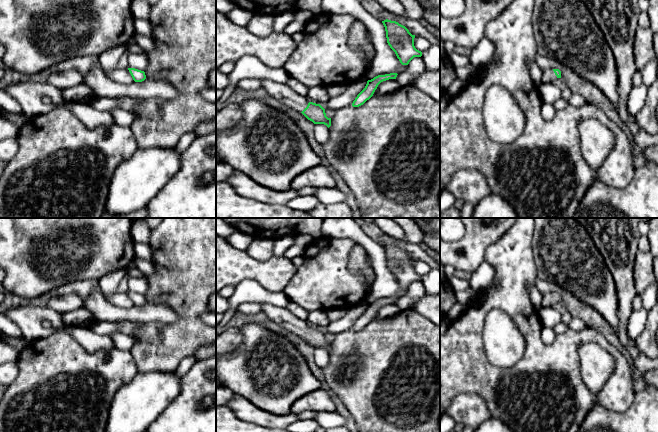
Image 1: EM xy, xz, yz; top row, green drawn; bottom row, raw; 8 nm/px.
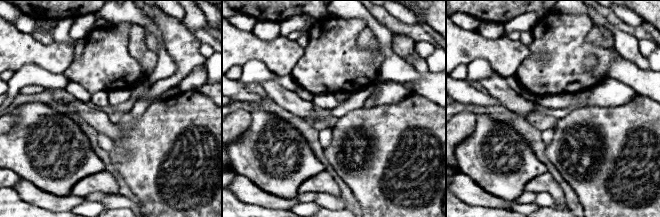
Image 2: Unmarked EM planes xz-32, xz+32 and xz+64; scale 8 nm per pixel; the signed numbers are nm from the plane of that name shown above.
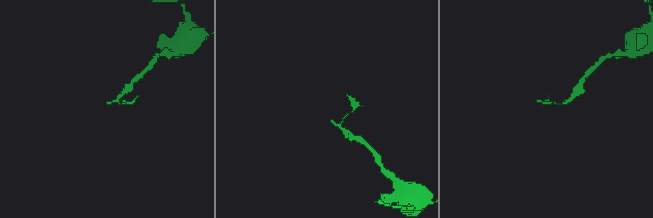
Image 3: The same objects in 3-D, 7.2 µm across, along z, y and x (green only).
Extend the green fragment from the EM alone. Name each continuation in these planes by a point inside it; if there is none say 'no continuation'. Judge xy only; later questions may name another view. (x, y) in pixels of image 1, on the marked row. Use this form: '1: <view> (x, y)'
no continuation

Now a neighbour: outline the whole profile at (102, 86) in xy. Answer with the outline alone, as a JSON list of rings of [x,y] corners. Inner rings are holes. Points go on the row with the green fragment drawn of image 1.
[[[94,63],[83,78],[83,82],[93,89],[96,96],[175,99],[180,95],[177,88],[161,79],[146,78],[142,82],[134,81],[130,85],[114,82],[103,72],[99,63]]]

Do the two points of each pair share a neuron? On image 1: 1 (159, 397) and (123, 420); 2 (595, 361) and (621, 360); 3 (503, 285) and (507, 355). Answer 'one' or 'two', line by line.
1: one
2: two
3: two

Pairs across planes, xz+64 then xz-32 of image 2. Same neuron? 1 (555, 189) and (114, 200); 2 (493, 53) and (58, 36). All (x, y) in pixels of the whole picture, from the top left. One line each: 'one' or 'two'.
1: two
2: two

